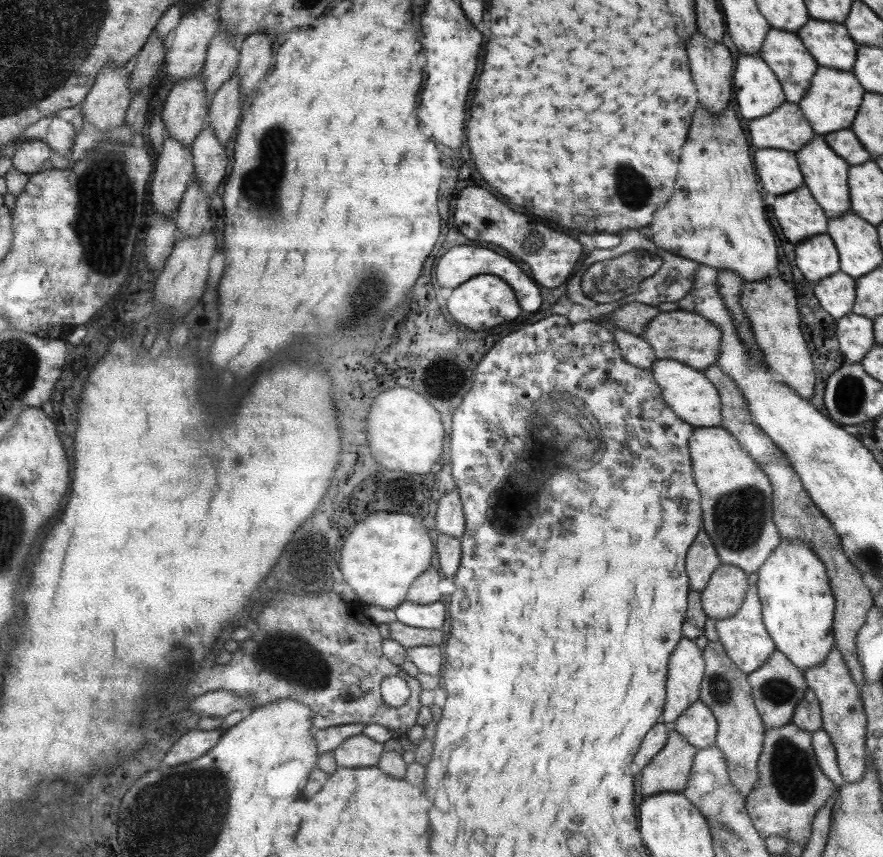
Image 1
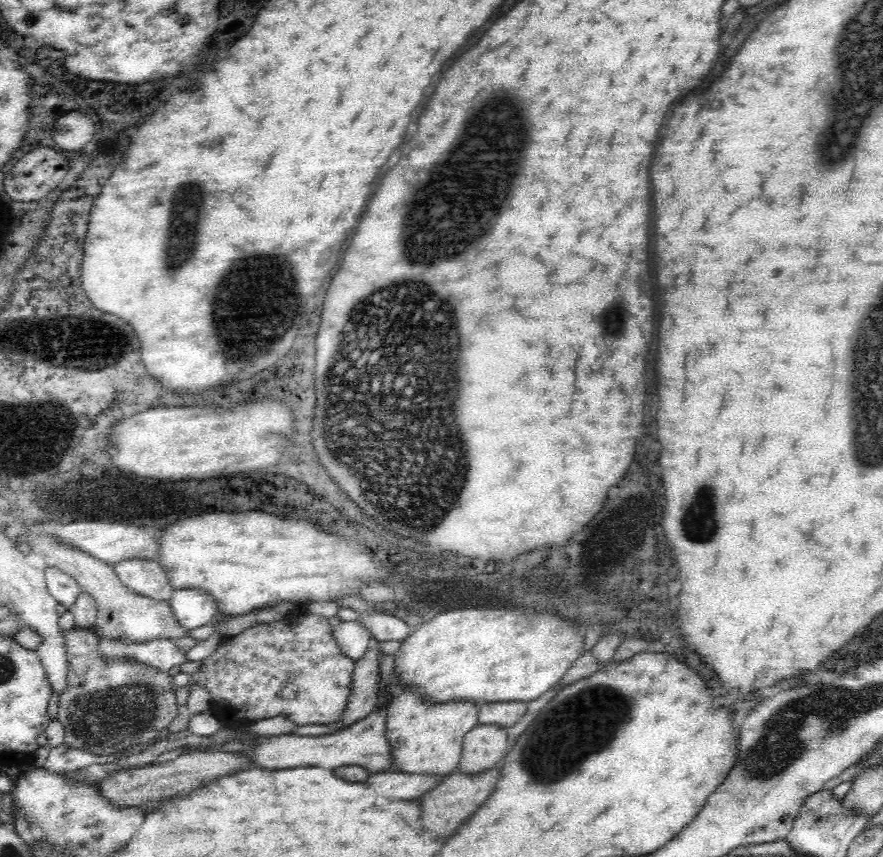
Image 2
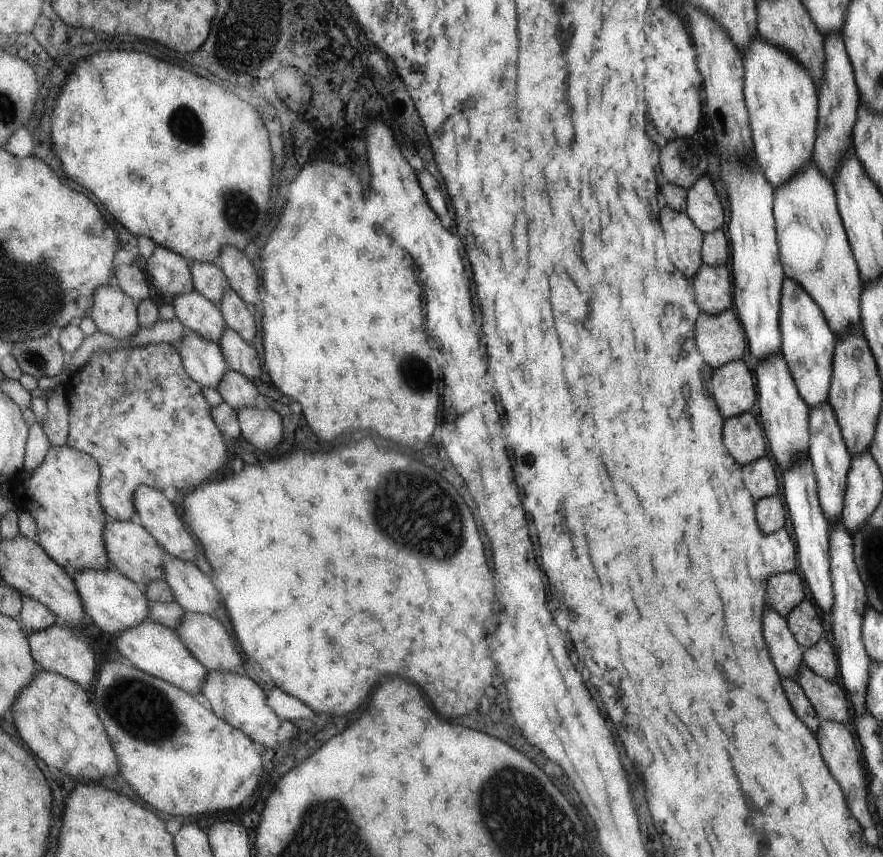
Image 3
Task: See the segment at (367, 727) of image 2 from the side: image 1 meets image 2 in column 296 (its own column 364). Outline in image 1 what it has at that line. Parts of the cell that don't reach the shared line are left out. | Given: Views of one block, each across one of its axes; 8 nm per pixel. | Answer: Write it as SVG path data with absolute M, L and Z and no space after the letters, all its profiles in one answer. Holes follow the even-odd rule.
M362 733L347 738L333 750L338 767L376 767L384 752L384 743L376 742Z

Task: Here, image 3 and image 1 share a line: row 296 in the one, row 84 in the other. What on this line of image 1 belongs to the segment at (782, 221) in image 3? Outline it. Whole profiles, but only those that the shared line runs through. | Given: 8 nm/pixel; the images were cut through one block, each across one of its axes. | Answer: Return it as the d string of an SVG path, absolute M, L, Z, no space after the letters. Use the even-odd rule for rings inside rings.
M820 66L811 83L811 88L808 89L804 100L800 102L800 106L804 106L804 114L808 114L808 122L812 122L812 126L816 126L816 134L835 133L851 128L858 110L862 108L860 104L863 104L865 96L866 90L853 72Z

